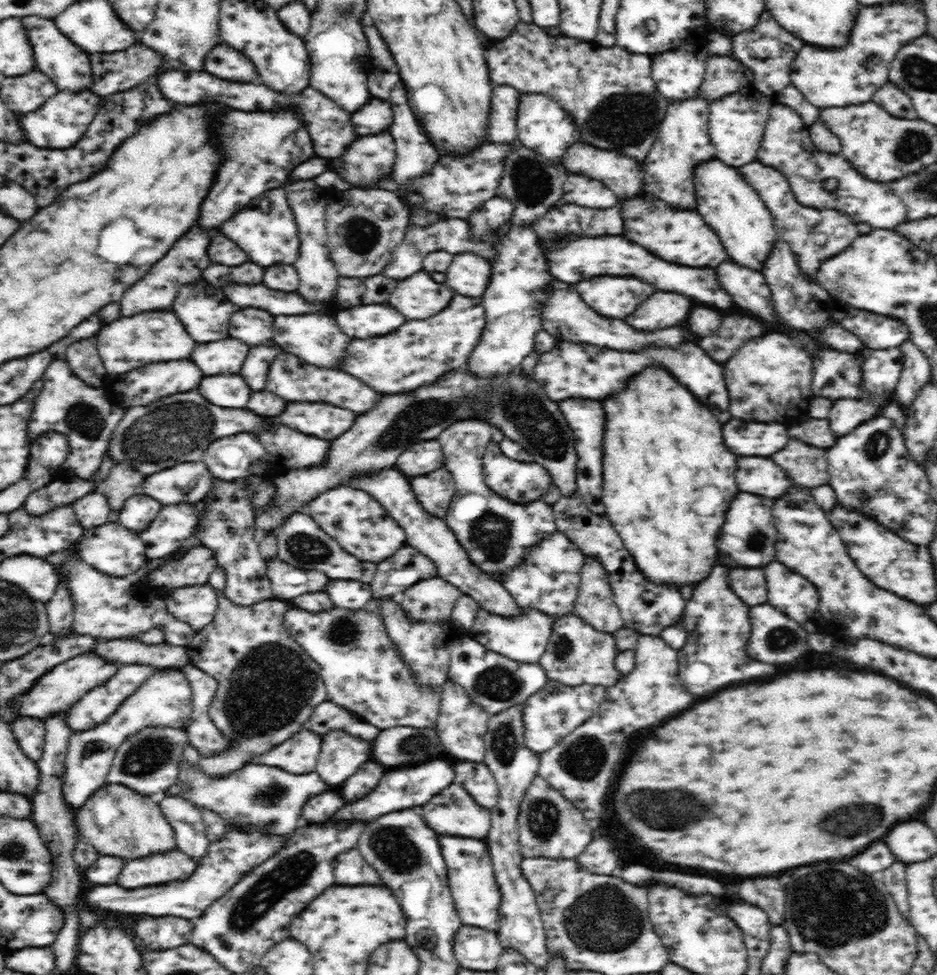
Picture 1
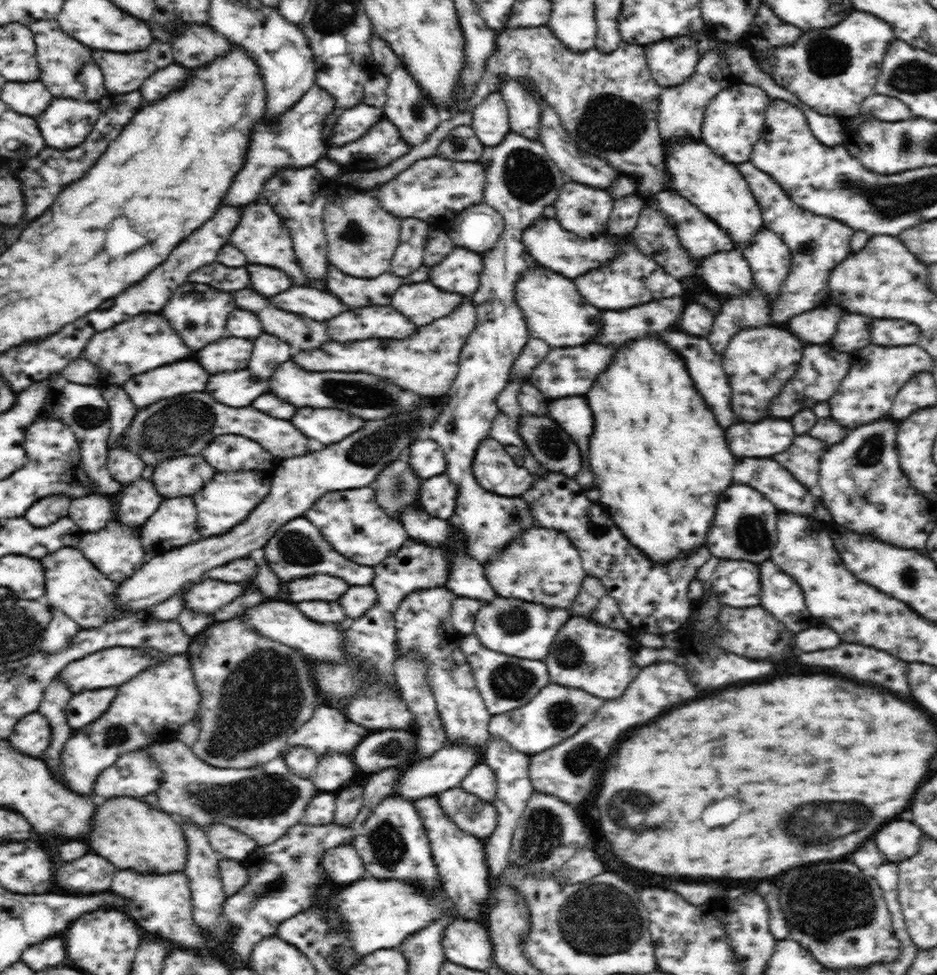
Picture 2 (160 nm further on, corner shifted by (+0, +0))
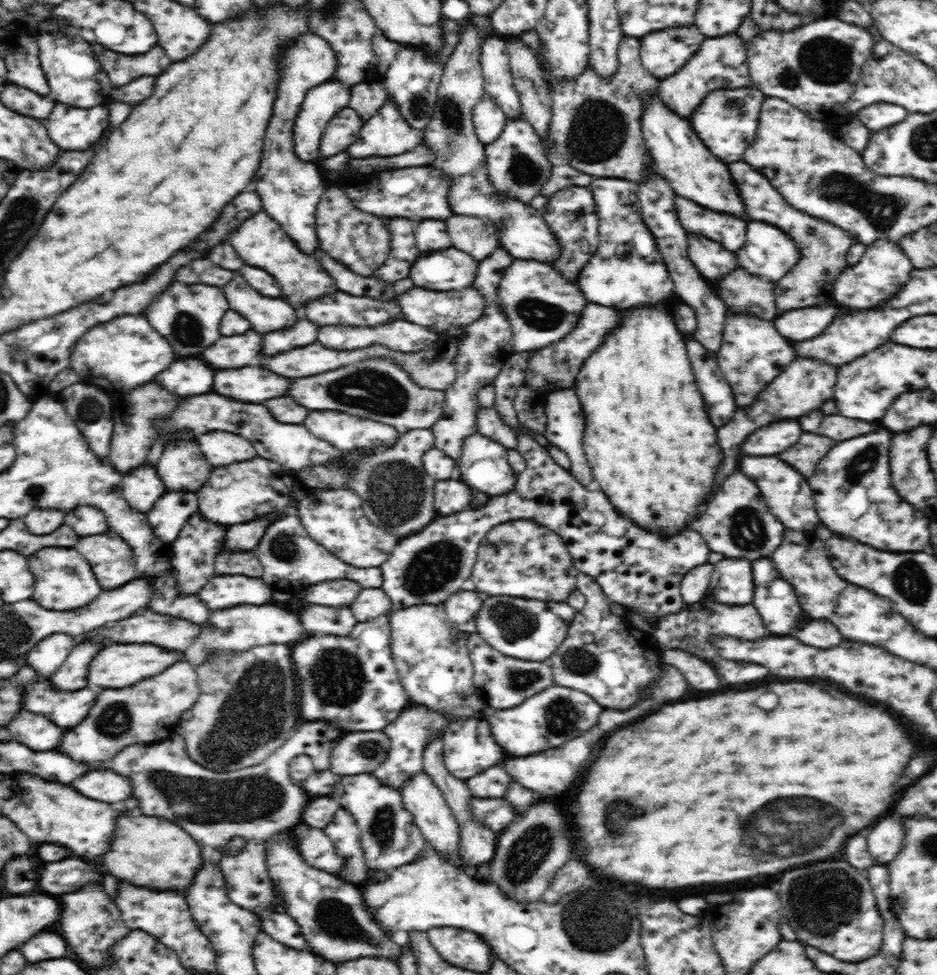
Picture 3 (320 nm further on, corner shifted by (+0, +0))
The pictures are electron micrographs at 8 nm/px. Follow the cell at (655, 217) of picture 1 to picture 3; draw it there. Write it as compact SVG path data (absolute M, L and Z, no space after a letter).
M675 195L675 206L678 220L682 222L686 234L692 233L716 240L730 252L736 252L744 246L744 240L746 240L744 218L708 210L680 195Z

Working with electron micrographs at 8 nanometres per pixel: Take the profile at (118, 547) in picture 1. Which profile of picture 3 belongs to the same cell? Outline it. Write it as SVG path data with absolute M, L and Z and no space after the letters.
M116 532L86 536L76 550L92 567L103 591L121 588L137 578L134 550Z

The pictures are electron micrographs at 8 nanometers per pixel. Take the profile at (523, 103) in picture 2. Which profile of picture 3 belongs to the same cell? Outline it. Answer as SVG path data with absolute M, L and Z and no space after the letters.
M486 37L480 45L480 65L484 77L485 95L492 98L508 119L524 117L520 95L514 87L506 37Z

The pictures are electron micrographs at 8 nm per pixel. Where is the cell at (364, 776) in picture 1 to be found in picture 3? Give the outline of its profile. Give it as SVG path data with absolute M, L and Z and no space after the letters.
M340 806L334 820L323 831L334 843L338 856L344 859L344 866L336 875L347 883L359 886L369 880L370 872L360 846L360 830L352 816Z

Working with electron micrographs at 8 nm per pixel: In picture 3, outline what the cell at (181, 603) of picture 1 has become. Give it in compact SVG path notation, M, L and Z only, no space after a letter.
M214 576L206 584L198 597L210 611L234 608L238 604L263 606L272 600L272 588L261 578L250 576Z

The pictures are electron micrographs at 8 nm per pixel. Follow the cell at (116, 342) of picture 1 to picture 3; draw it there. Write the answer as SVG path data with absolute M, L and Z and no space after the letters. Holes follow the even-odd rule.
M140 314L140 316L120 316L92 327L76 342L71 352L69 366L86 384L98 384L96 378L102 374L100 388L120 390L122 386L122 390L132 390L140 384L154 380L174 360L176 354L172 346L162 336L158 336L158 332ZM120 326L122 326L122 336L120 336ZM120 354L122 354L122 362L120 362Z

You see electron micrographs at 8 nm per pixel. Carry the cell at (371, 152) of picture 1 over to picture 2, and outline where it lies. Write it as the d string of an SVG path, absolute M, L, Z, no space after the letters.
M384 116L378 119L362 138L340 148L330 148L326 156L340 163L345 169L360 166L364 171L364 168L383 168L398 160L400 156L408 154L410 149L395 124Z

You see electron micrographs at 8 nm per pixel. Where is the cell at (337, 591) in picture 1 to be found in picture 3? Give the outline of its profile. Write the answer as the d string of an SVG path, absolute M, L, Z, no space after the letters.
M364 588L358 598L350 604L350 608L358 618L358 623L369 622L380 616L391 617L394 610L397 610L391 598L380 588Z

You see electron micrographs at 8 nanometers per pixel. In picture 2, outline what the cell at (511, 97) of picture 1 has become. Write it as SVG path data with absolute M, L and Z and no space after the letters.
M494 92L490 94L490 96L486 96L486 98L482 100L482 103L474 108L471 128L474 130L476 137L478 137L485 146L500 144L500 142L511 132L508 107L506 107L506 103L504 103L504 99L502 99L500 93Z

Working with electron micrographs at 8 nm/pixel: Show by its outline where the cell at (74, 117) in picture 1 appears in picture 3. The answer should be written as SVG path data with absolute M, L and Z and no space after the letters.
M56 104L48 120L44 120L50 138L62 150L88 150L100 142L108 128L108 107L72 108Z

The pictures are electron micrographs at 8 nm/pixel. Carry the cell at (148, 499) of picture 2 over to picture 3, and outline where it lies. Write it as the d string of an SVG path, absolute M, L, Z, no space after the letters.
M154 465L133 468L132 472L123 474L123 478L124 496L136 512L148 512L166 491Z

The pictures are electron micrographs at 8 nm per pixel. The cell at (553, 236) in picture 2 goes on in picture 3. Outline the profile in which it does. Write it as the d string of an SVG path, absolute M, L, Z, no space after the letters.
M469 23L460 33L462 36L444 66L432 120L428 121L428 126L422 131L424 145L431 148L435 156L430 166L438 168L442 176L449 178L450 209L453 214L491 220L497 226L499 244L514 258L553 264L557 256L560 256L560 249L541 211L496 191L486 171L485 144L475 134L473 108L485 96L484 77L479 61L480 45L486 37L496 33L480 32L477 26Z

